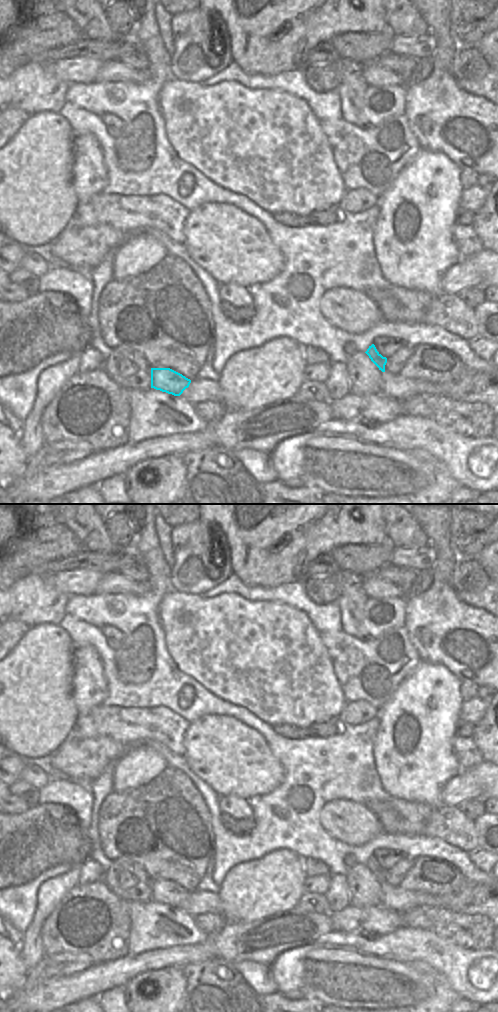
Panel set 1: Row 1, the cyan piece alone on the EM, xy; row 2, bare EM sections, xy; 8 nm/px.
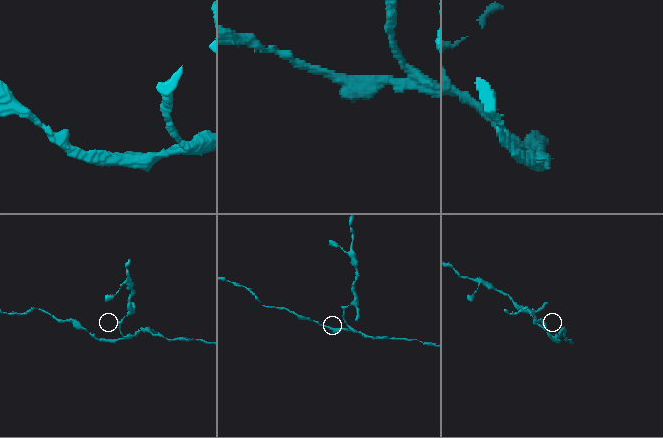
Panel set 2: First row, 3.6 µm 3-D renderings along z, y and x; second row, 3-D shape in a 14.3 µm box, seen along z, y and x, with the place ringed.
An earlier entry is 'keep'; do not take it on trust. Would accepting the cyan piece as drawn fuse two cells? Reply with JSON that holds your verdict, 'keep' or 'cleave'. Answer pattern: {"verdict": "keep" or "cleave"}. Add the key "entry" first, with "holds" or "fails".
{"entry": "fails", "verdict": "cleave"}

